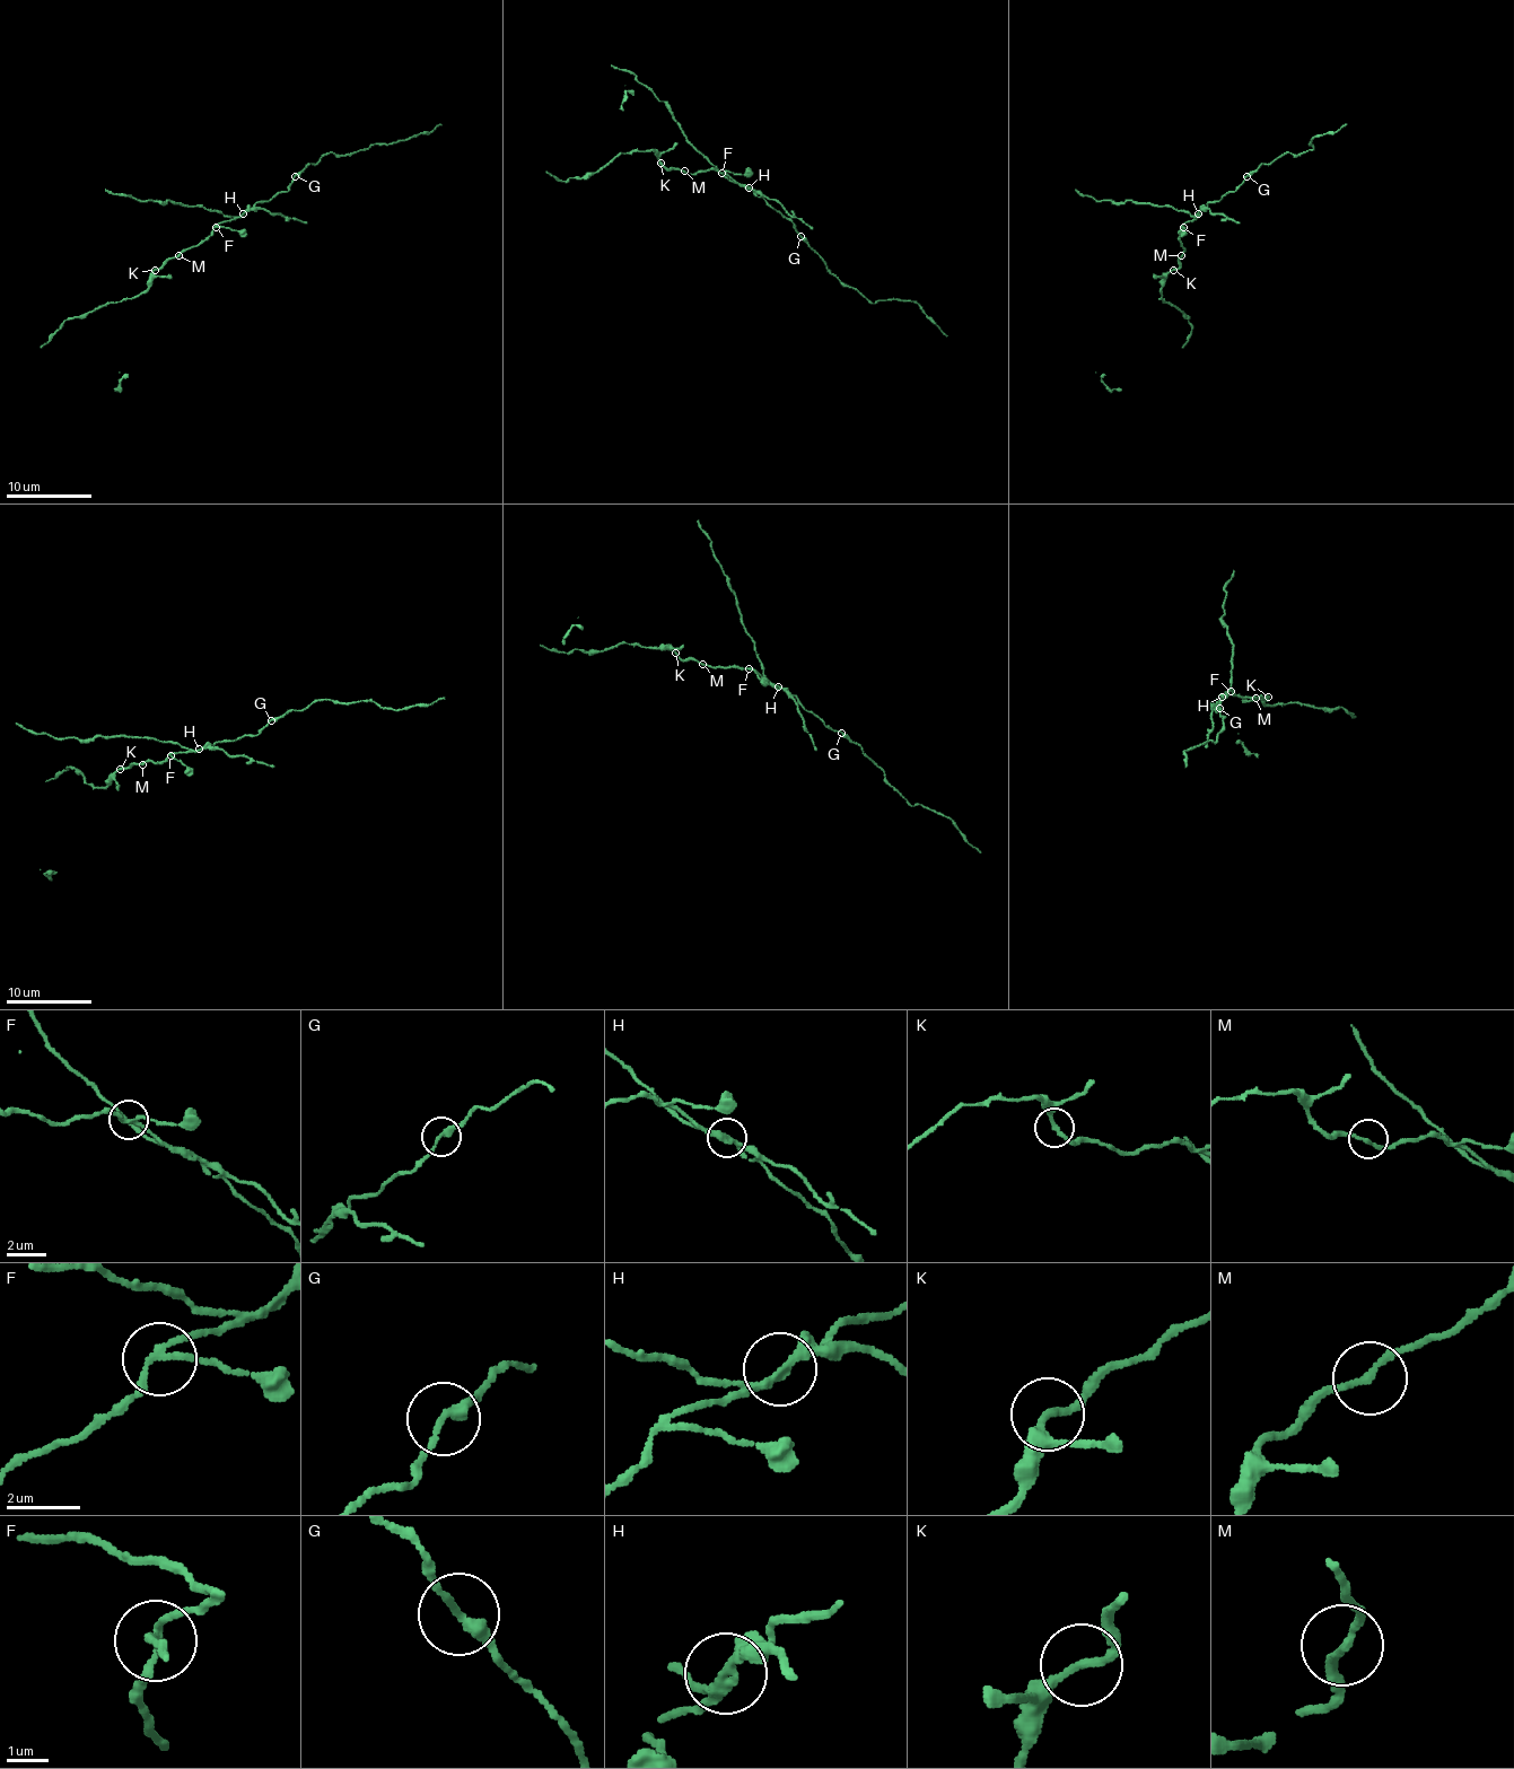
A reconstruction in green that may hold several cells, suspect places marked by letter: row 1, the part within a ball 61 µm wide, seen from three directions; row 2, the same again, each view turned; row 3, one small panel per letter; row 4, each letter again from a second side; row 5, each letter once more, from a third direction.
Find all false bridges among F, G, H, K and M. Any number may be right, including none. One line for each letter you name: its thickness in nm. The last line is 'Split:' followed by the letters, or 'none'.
F: calibre 150 nm
H: calibre 240 nm
Split: F, H

